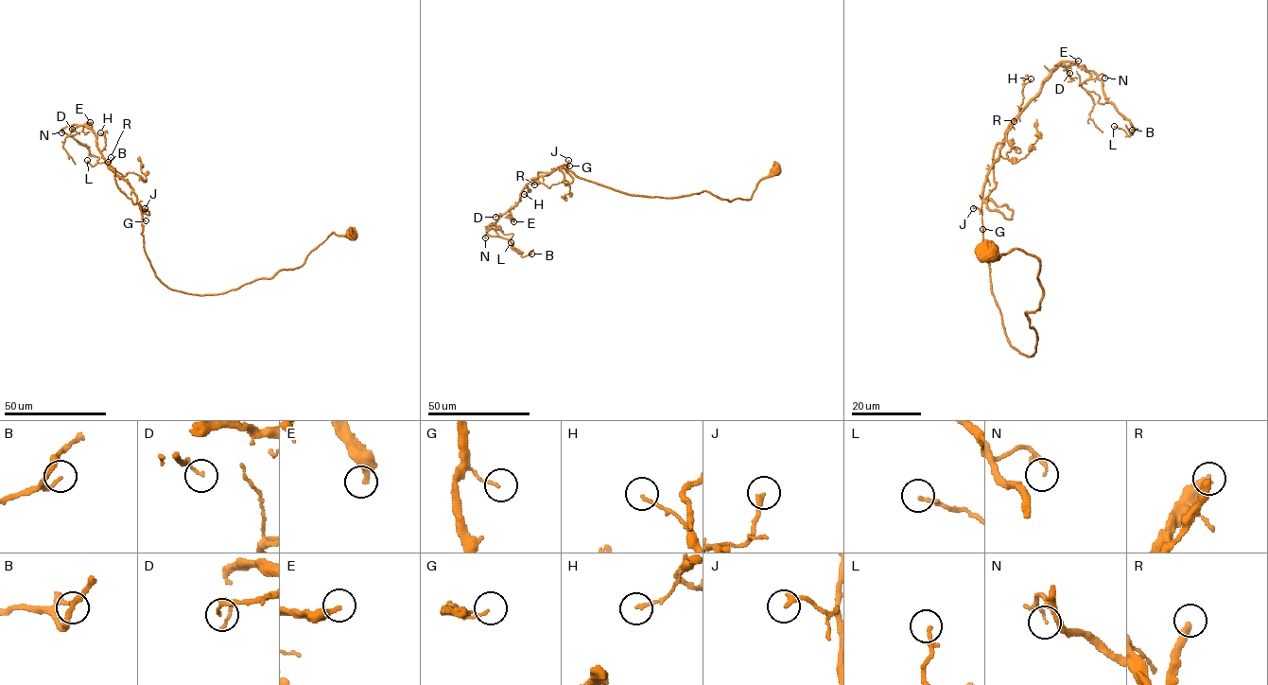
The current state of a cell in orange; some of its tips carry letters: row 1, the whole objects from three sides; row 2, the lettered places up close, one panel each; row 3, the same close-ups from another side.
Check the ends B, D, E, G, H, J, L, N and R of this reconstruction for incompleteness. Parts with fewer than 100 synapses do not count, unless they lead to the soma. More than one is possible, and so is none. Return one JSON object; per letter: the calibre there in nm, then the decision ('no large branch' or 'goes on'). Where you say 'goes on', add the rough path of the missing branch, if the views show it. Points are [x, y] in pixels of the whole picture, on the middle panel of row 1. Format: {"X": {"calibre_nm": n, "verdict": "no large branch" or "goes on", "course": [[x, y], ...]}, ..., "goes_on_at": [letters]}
{"B": {"calibre_nm": 160, "verdict": "no large branch"}, "D": {"calibre_nm": 120, "verdict": "no large branch"}, "E": {"calibre_nm": 280, "verdict": "no large branch"}, "G": {"calibre_nm": 100, "verdict": "no large branch"}, "H": {"calibre_nm": 120, "verdict": "no large branch"}, "J": {"calibre_nm": 200, "verdict": "no large branch"}, "L": {"calibre_nm": 170, "verdict": "no large branch"}, "N": {"calibre_nm": 100, "verdict": "no large branch"}, "R": {"calibre_nm": 340, "verdict": "goes on", "course": [[534, 184], [540, 201], [520, 232], [520, 247], [548, 257]]}, "goes_on_at": ["R"]}

